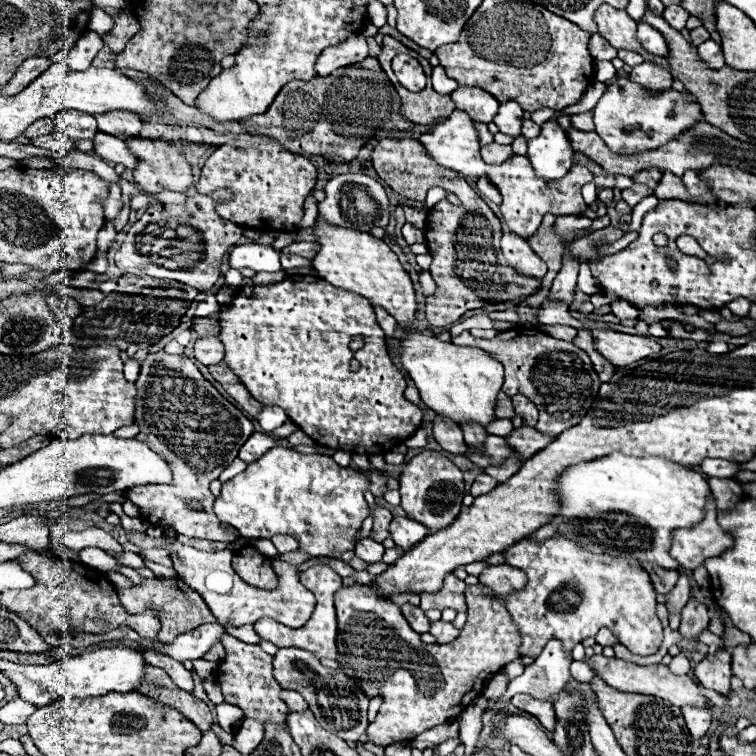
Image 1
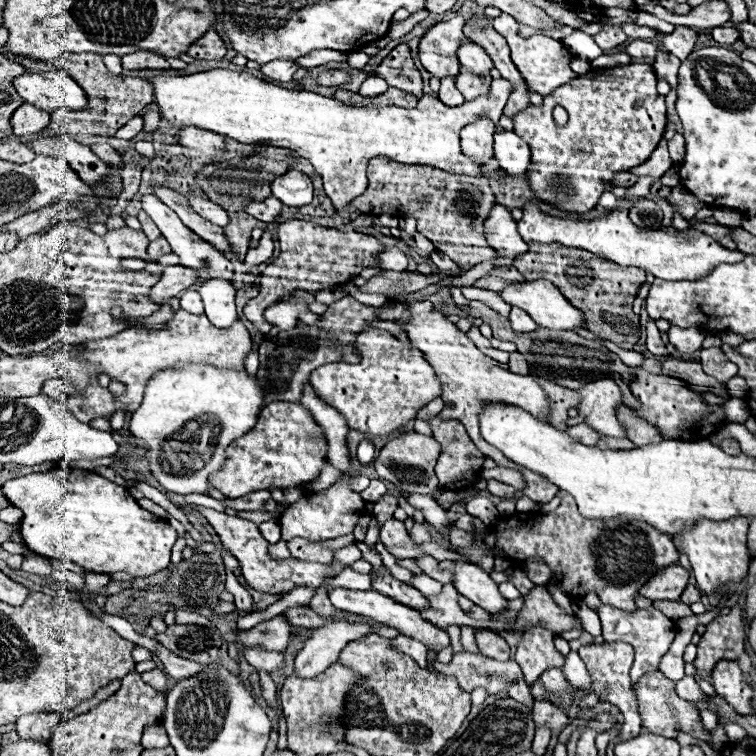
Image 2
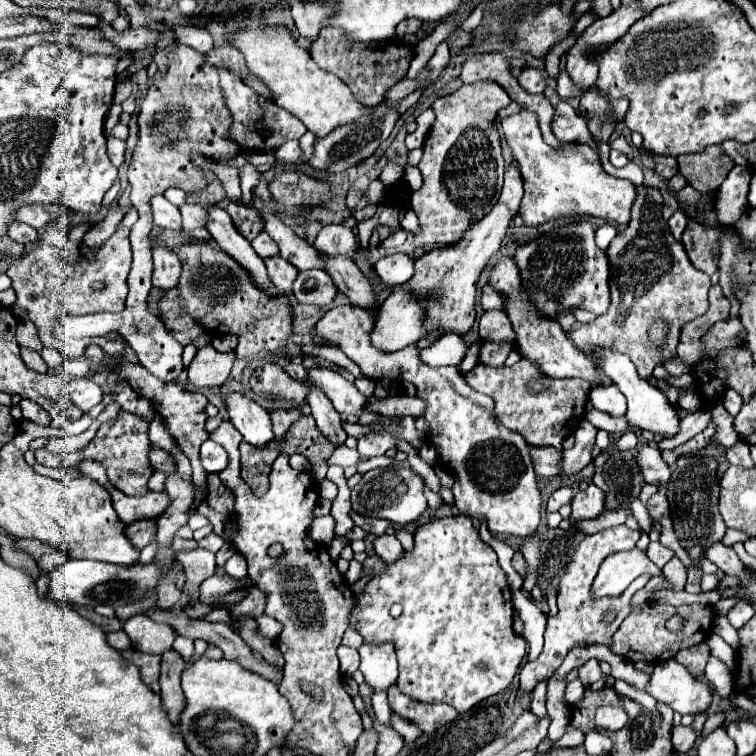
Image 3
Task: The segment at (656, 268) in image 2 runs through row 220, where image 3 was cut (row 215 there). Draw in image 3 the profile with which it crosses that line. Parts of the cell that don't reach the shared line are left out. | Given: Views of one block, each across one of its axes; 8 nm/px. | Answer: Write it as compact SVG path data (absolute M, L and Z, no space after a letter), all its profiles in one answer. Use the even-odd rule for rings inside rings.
M522 110L502 120L502 130L512 148L512 156L524 178L524 198L520 216L524 226L542 226L552 218L594 216L610 224L628 224L630 210L636 200L636 186L630 180L620 180L602 170L602 164L590 146L564 144L552 150L540 134L536 114Z

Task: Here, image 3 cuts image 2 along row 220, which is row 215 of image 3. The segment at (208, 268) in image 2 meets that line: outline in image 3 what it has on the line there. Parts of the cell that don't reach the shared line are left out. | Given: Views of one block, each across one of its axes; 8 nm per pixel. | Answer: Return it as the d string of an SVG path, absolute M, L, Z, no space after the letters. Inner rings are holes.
M158 196L152 200L152 210L154 210L154 224L158 228L168 228L168 230L182 230L182 216L180 208L170 204L164 196Z

